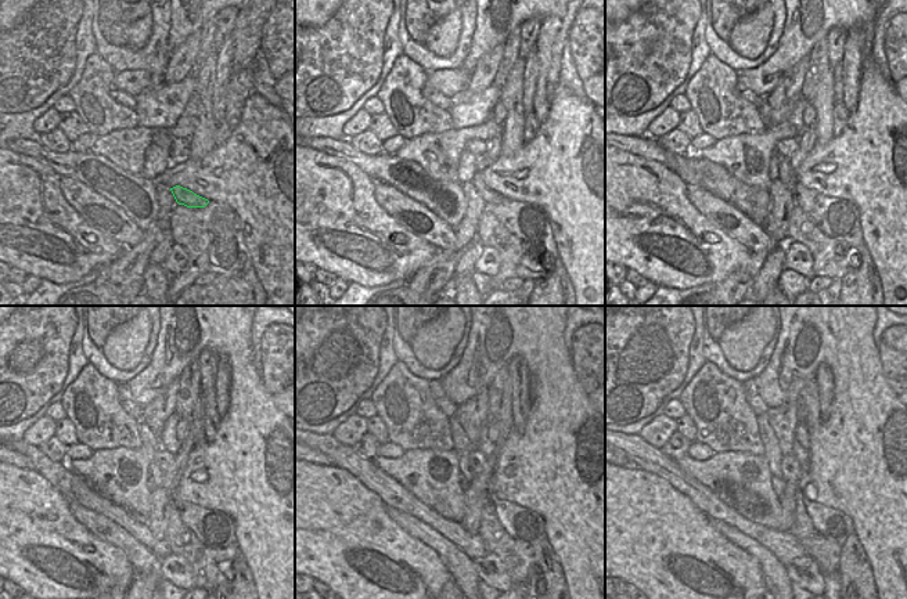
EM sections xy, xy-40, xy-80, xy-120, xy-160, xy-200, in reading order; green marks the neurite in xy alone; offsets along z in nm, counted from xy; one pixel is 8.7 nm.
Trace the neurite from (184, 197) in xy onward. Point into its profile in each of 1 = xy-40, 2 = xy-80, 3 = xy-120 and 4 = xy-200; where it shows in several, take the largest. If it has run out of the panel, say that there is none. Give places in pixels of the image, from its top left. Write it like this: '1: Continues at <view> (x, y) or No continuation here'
1: Continues at xy-40 (489, 195)
2: Continues at xy-80 (787, 174)
3: Continues at xy-120 (158, 476)
4: Continues at xy-200 (771, 447).

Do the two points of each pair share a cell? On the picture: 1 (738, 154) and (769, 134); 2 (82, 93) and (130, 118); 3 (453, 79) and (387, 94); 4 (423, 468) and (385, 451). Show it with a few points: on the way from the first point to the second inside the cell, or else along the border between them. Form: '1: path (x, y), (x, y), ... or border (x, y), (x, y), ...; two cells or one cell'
1: path (745, 151), (752, 151), (762, 141); one cell
2: path (94, 105), (104, 115), (118, 116); one cell
3: border (429, 74), (427, 82); two cells
4: border (405, 451), (395, 458), (377, 457); two cells

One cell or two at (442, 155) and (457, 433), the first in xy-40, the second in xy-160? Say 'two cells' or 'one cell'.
two cells

